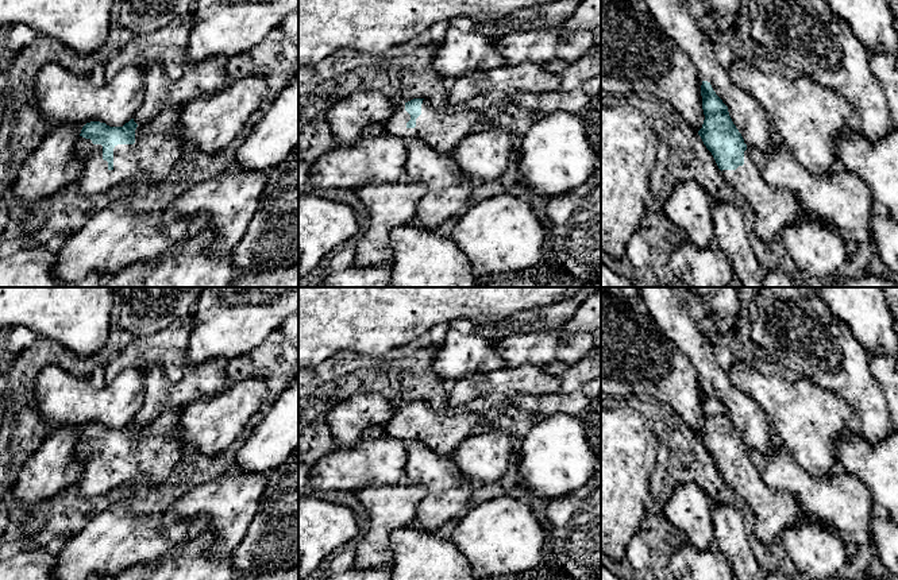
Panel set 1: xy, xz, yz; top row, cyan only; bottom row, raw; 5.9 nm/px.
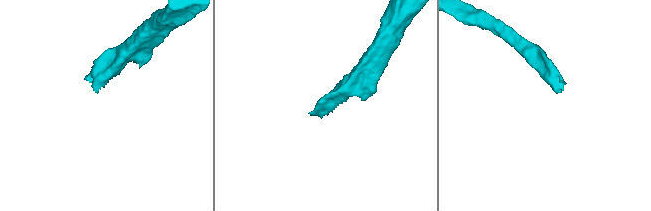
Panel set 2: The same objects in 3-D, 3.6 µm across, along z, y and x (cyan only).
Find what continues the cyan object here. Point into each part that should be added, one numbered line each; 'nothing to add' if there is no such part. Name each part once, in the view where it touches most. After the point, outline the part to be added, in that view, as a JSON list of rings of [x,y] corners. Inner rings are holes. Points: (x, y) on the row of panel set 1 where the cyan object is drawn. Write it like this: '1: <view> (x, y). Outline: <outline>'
1: xy (155, 150). Outline: [[[169,107],[151,121],[138,125],[134,144],[115,146],[112,170],[103,159],[103,146],[81,136],[77,142],[77,151],[85,158],[85,166],[78,178],[81,192],[104,193],[138,179],[142,173],[146,174],[146,182],[165,181],[185,151],[184,144],[177,139],[181,112],[181,107]]]

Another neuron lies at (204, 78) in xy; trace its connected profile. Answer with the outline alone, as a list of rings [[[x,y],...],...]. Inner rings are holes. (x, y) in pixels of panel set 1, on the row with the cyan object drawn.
[[[215,55],[201,62],[189,63],[185,73],[171,81],[161,65],[147,67],[142,105],[134,121],[143,125],[169,107],[184,108],[193,100],[204,98],[228,86],[228,58]]]

